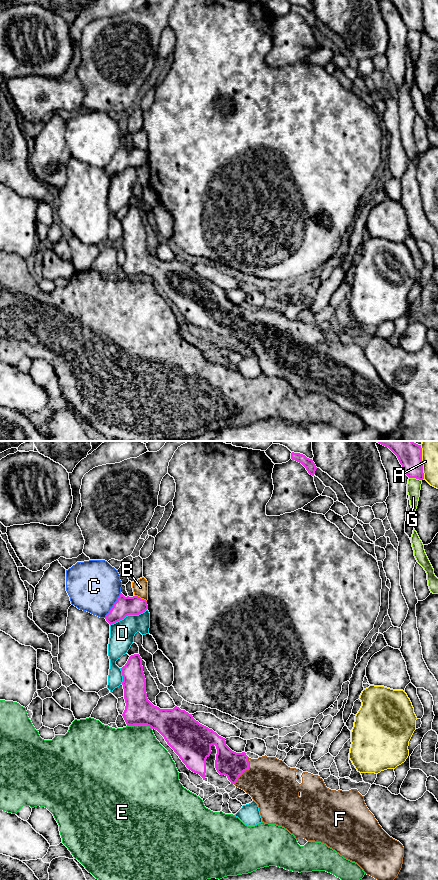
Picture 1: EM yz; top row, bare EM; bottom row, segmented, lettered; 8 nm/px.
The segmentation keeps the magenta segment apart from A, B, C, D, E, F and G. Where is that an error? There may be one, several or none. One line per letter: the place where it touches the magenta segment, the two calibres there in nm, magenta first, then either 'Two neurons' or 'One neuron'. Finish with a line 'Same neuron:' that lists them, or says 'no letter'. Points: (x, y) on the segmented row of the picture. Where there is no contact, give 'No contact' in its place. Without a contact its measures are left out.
A: Touches magenta at yz (421, 462). Thickness 200 nm (magenta) against 130 nm. Two neurons
B: Touches magenta at yz (140, 598). Thickness 160 nm (magenta) against 130 nm. Two neurons
C: Touches magenta at yz (113, 605). Thickness 160 nm (magenta) against 420 nm. Two neurons
D: Touches magenta at yz (128, 614). Thickness 160 nm (magenta) against 200 nm. Two neurons
E: Touches magenta at yz (140, 724). Thickness 240 nm (magenta) against 460 nm. Two neurons
F: Touches magenta at yz (245, 770). Thickness 200 nm (magenta) against 380 nm. One neuron
G: Touches magenta at yz (415, 477). Thickness 200 nm (magenta) against 110 nm. Two neurons
Same neuron: F

